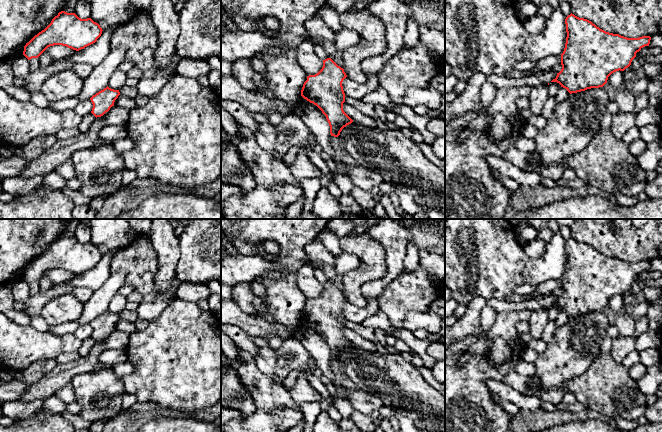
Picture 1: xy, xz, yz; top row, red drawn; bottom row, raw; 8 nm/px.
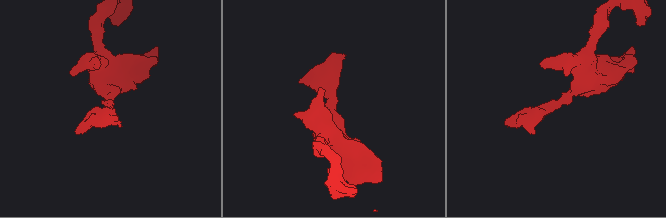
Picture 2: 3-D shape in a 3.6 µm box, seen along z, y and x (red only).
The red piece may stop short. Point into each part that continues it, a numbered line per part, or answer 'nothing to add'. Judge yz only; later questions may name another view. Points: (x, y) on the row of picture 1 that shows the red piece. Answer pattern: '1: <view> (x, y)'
nothing to add

